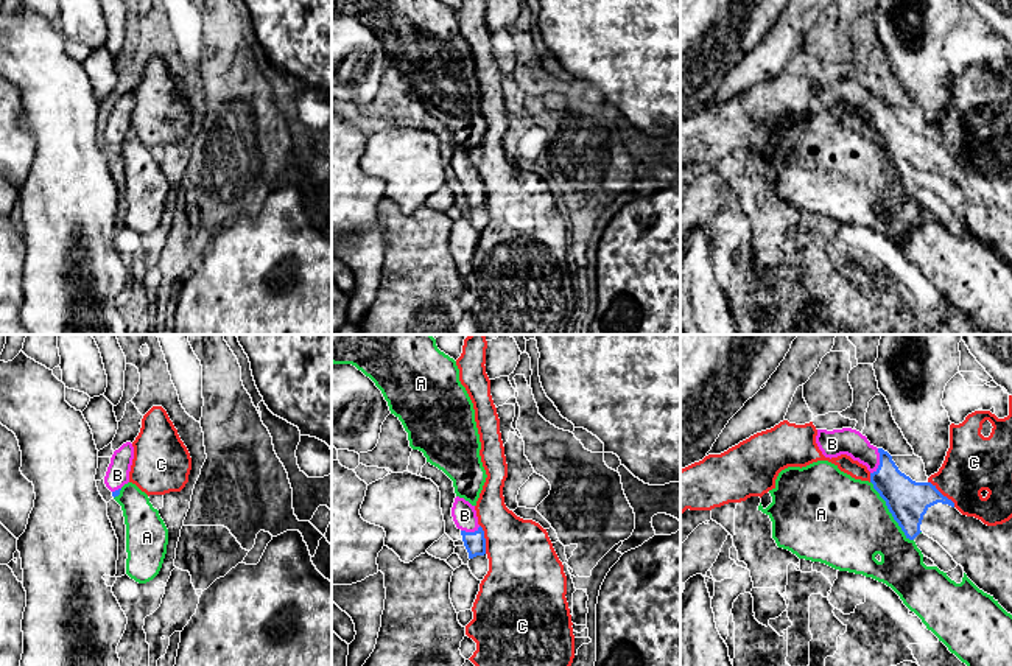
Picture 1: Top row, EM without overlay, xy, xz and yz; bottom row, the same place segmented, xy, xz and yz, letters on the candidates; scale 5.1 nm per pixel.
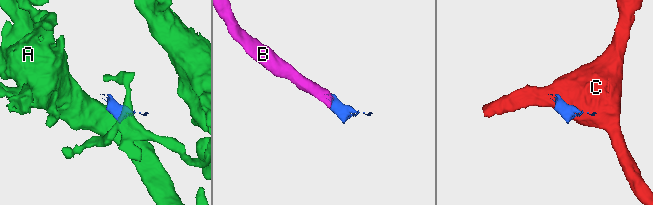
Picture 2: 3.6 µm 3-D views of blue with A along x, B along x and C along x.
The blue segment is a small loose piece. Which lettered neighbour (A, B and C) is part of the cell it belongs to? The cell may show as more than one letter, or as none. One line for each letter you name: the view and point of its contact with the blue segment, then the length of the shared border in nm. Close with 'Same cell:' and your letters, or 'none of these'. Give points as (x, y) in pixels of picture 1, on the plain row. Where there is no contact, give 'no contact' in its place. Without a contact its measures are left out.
B: yz (880, 112) | 140 nm
Same cell: B

